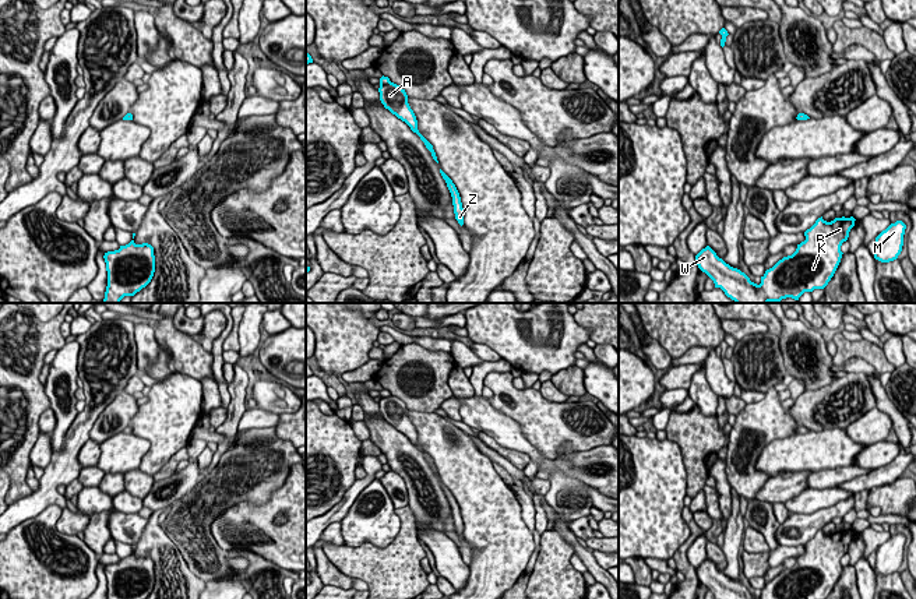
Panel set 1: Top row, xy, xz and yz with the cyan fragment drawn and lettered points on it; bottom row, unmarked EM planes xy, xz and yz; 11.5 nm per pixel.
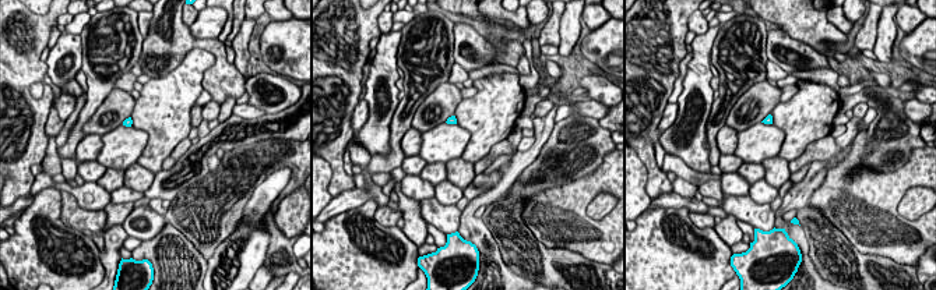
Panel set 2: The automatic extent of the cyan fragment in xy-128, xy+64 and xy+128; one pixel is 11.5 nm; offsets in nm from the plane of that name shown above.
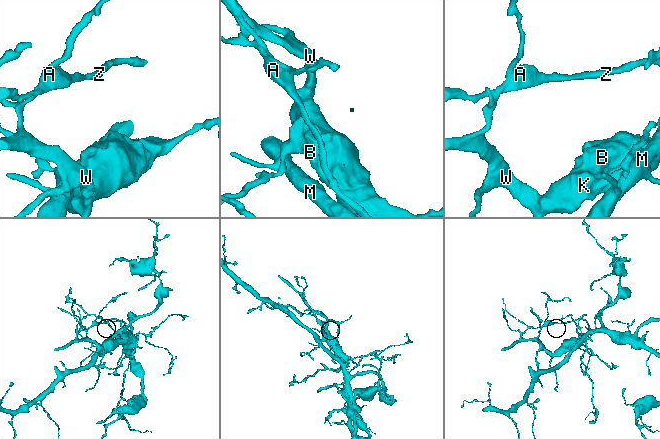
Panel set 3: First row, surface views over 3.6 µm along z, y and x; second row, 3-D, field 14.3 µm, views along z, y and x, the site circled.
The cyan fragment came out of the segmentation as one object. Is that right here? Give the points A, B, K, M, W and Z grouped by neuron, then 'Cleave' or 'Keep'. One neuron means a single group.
Groups: A B K W / M Z. Cleave

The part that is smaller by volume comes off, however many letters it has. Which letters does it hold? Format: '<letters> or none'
A, B, K, W

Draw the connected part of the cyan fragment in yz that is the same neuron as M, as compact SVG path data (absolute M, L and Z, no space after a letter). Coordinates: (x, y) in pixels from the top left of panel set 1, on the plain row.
M902 533L891 536L876 550L874 571L881 575L889 575L898 571L903 559L906 538Z

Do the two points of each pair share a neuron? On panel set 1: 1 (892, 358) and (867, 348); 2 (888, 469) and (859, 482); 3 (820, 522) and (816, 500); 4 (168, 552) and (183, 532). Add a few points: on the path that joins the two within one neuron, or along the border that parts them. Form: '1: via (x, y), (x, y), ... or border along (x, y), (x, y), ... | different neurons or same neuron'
1: border along (881, 349), (895, 367) | different neurons
2: via (881, 476), (866, 482) | same neuron
3: border along (848, 497), (810, 513), (793, 513) | different neurons
4: border along (159, 522), (159, 527), (191, 571) | different neurons

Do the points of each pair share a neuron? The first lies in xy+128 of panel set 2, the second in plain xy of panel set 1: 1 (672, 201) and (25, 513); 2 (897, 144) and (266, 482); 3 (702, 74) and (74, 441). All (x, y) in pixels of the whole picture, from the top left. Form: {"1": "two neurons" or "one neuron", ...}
{"1": "one neuron", "2": "one neuron", "3": "two neurons"}

